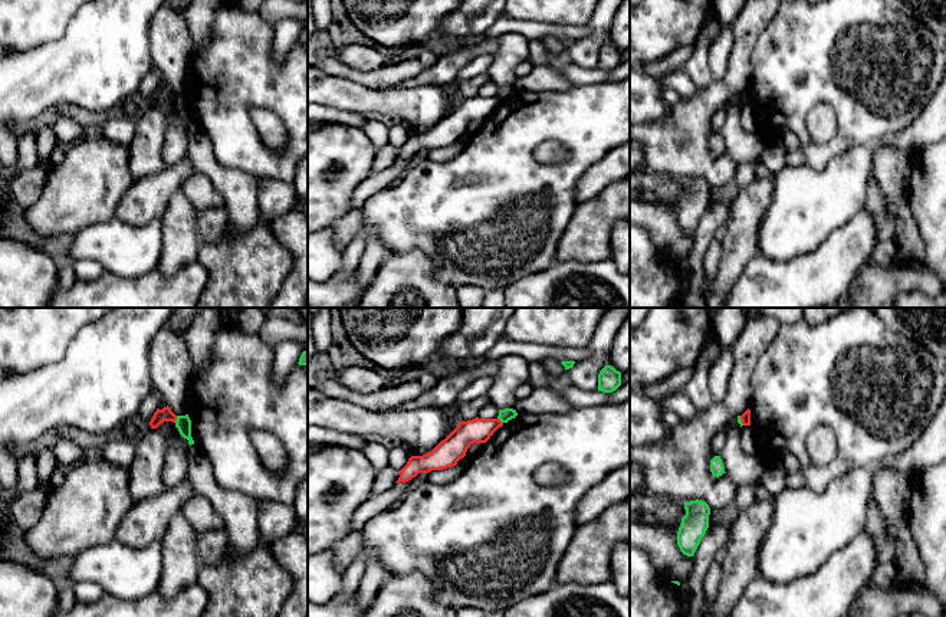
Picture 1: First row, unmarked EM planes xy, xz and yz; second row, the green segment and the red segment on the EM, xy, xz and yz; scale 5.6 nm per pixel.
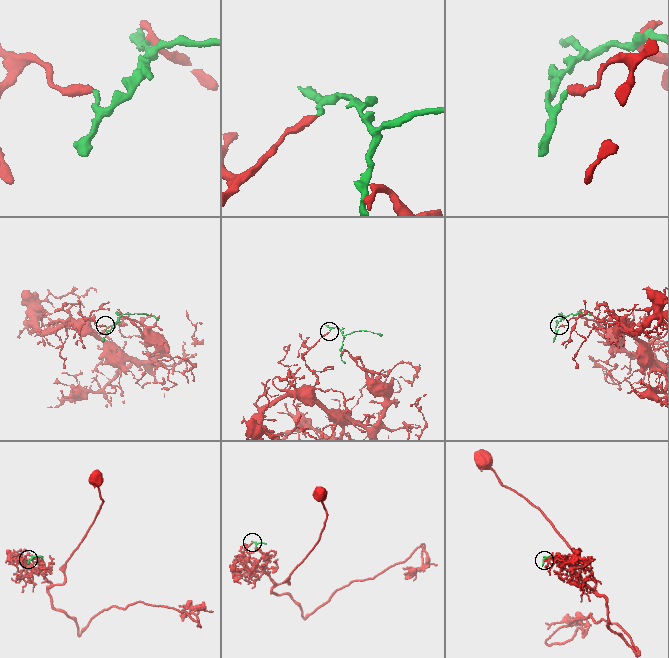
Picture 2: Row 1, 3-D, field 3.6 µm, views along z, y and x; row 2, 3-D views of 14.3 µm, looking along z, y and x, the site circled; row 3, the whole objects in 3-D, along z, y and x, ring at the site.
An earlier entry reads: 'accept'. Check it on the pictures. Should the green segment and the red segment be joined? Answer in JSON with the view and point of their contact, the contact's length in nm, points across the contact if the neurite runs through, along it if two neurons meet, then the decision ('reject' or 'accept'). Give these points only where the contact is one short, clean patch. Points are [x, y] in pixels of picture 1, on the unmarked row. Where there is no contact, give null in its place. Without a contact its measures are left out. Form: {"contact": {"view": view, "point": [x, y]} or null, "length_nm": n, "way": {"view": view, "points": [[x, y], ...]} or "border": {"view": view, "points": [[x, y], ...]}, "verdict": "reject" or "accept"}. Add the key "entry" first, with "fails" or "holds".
{"entry": "fails", "contact": {"view": "xy", "point": [177, 97]}, "length_nm": 40, "border": {"view": "xy", "points": [[177, 94], [174, 99]]}, "verdict": "reject"}

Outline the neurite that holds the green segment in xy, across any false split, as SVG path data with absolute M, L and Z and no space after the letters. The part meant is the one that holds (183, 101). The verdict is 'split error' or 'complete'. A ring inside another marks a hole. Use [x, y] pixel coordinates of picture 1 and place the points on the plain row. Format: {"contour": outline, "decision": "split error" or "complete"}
{"contour": "M188 92L185 93L177 93L175 105L178 106L180 112L188 118L188 122L194 122L194 118L191 115L191 98Z", "decision": "complete"}

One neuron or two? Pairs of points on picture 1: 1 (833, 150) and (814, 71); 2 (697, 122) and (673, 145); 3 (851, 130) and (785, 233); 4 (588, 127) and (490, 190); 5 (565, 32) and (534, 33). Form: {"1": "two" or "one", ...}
{"1": "one", "2": "one", "3": "two", "4": "one", "5": "one"}

